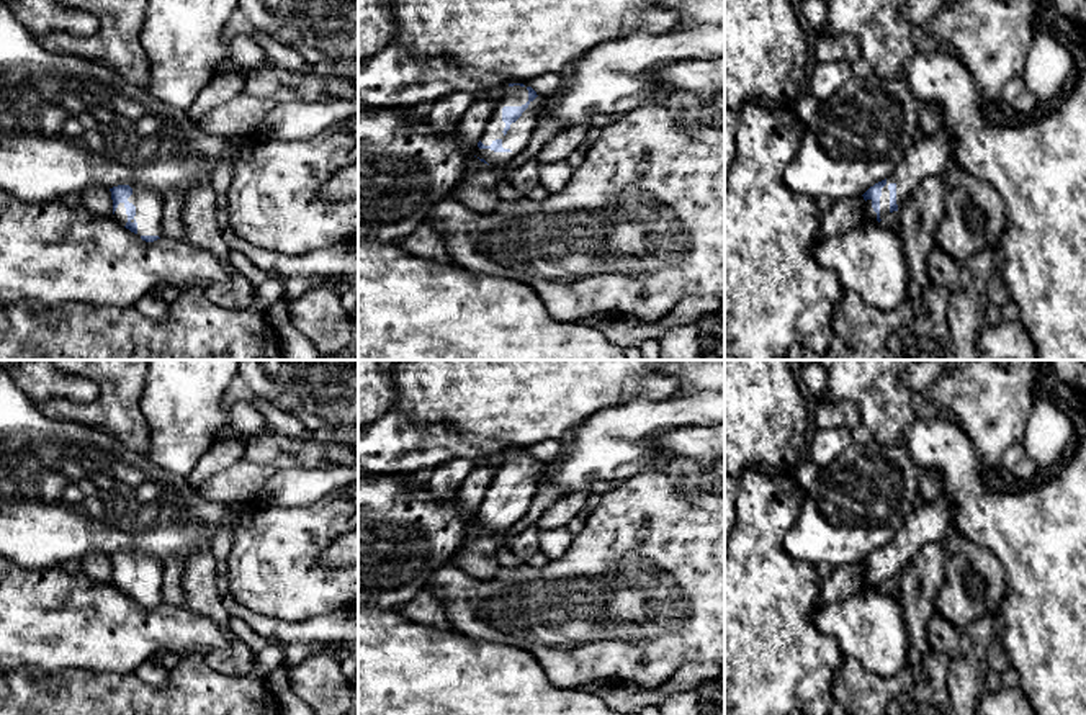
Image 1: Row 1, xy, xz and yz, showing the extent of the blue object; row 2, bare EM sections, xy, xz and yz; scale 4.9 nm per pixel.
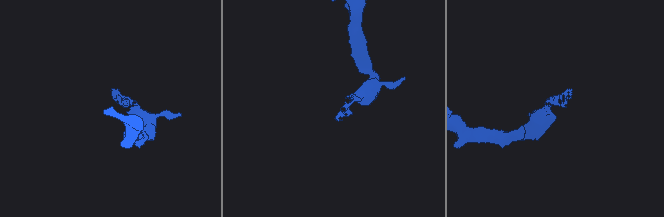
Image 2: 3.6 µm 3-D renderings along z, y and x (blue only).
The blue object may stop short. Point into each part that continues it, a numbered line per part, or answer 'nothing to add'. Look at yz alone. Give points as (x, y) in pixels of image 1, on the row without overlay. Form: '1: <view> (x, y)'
1: yz (931, 522)

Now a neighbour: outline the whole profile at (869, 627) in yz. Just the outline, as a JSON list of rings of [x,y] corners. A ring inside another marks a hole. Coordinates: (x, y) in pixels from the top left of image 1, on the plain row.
[[[862,587],[844,600],[826,604],[814,612],[813,622],[821,633],[837,641],[842,656],[857,659],[878,676],[895,677],[908,666],[911,645],[904,628],[903,605],[882,587]]]

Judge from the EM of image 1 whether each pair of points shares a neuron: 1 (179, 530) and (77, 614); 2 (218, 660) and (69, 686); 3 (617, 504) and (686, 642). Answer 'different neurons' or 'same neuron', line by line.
1: different neurons
2: different neurons
3: same neuron

